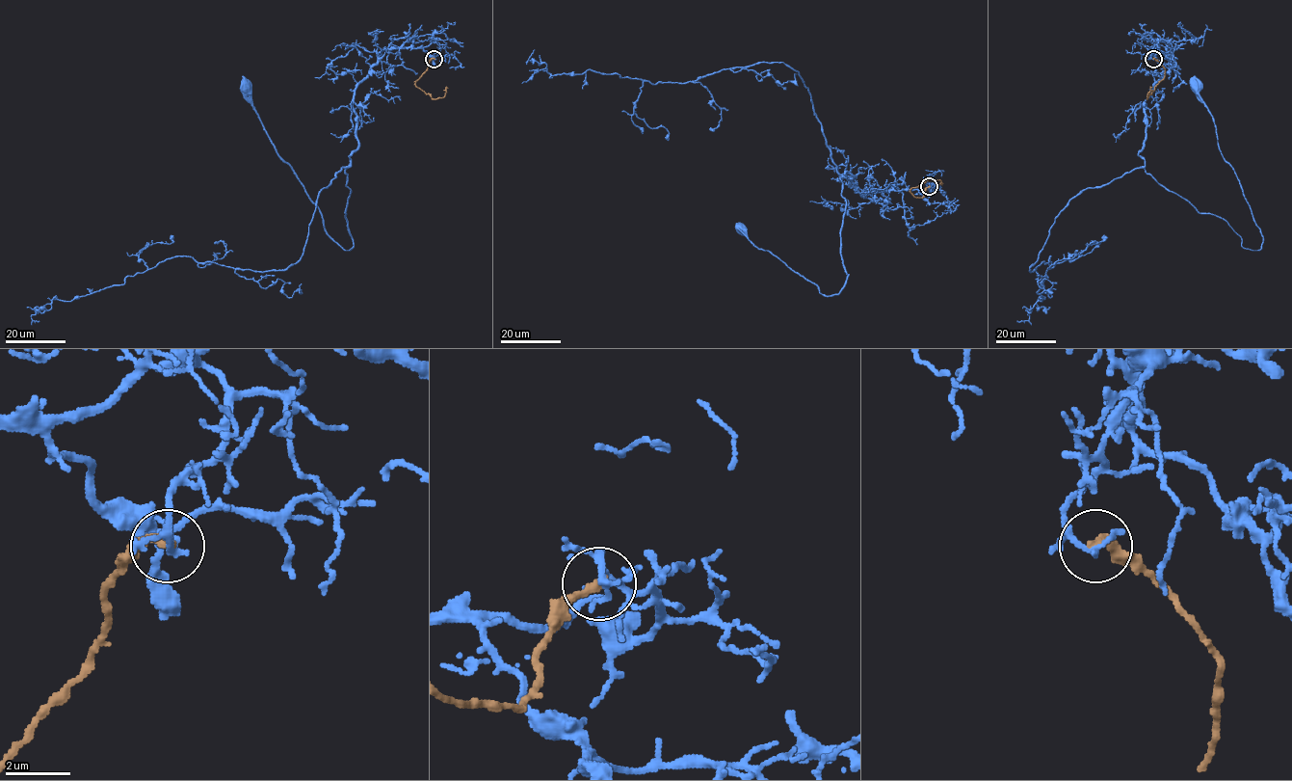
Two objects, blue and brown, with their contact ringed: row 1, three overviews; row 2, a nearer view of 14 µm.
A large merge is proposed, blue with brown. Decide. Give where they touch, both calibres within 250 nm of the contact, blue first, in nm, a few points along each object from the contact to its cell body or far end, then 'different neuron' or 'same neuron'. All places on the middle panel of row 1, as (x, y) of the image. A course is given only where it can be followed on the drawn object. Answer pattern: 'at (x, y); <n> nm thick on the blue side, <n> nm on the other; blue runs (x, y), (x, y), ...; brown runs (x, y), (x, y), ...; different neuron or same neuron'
at (929, 186); 190 nm thick on the blue side, 280 nm on the other; blue runs (930, 186), (879, 191), (872, 201), (848, 172), (840, 178), (848, 275), (831, 295), (740, 228); brown runs (930, 186), (921, 198), (915, 198), (909, 190), (928, 179), (939, 179), (942, 185); different neuron

